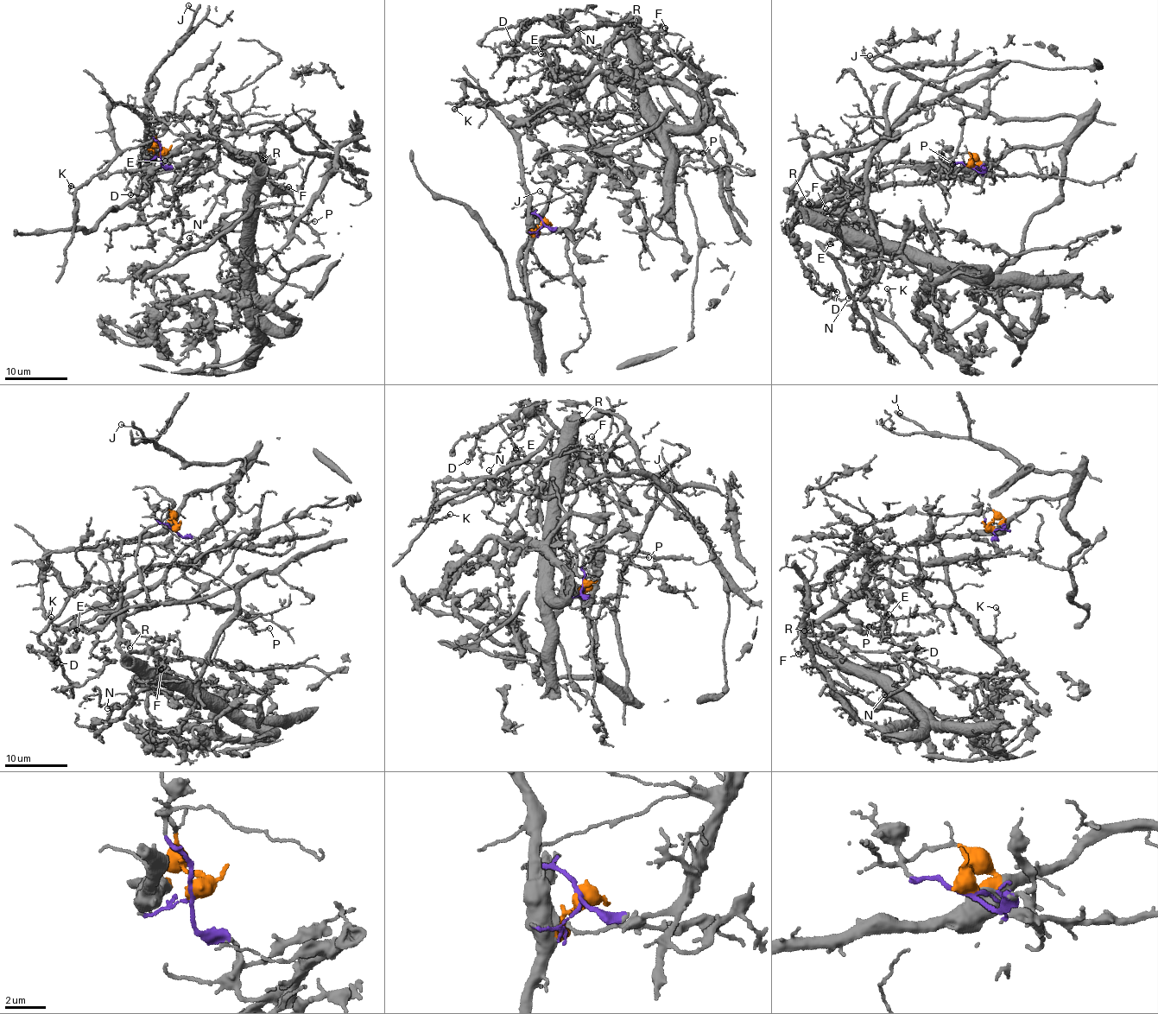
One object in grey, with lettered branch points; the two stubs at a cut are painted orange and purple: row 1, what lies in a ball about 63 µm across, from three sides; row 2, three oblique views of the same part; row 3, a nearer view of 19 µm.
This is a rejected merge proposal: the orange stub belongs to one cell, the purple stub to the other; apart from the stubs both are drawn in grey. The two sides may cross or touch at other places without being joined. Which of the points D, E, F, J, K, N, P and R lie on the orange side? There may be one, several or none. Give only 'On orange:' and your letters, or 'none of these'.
On orange: J, K

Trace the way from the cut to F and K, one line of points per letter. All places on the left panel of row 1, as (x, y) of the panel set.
F: (161, 154), (176, 186), (186, 184), (216, 159), (218, 126), (216, 142), (260, 162), (256, 177), (288, 186)
K: (161, 154), (157, 146), (148, 152), (148, 118), (114, 104), (116, 159), (80, 186), (74, 220), (70, 186)

